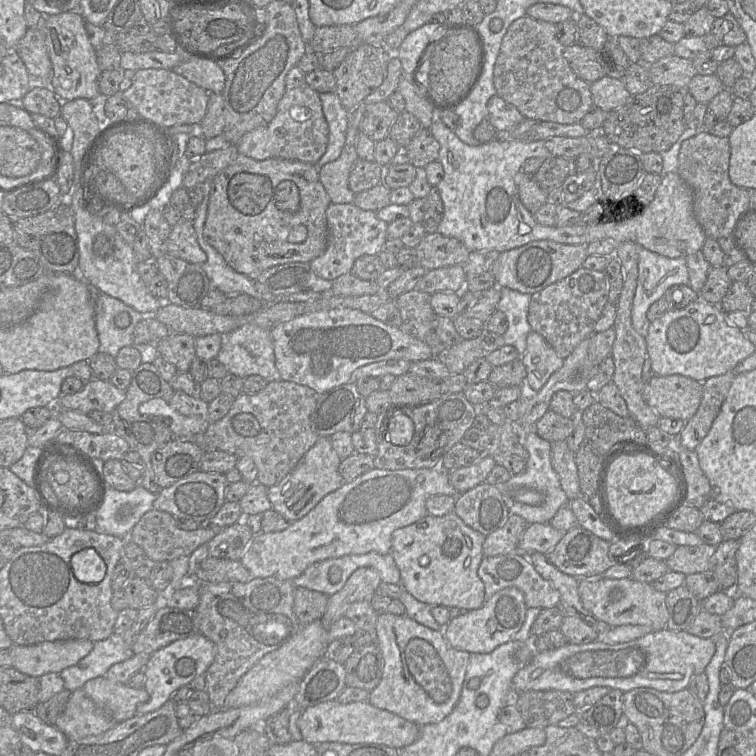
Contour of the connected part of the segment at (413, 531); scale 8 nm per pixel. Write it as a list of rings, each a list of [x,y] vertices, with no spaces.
[[[454,512],[444,516],[427,513],[420,521],[399,528],[392,536],[392,559],[400,571],[400,584],[420,602],[432,606],[475,610],[487,597],[477,574],[484,557],[485,535],[467,526]]]

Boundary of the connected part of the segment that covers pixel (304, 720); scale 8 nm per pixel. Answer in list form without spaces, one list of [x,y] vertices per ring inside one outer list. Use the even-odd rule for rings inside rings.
[[[337,699],[323,702],[314,706],[303,708],[297,716],[297,725],[301,732],[302,740],[314,745],[323,742],[338,742],[346,744],[380,744],[395,749],[411,745],[420,734],[420,726],[405,720],[394,713],[380,709],[369,701],[341,703]]]

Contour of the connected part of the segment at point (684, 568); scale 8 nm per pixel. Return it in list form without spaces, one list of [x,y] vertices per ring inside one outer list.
[[[707,544],[678,546],[666,560],[668,570],[684,575],[712,572],[716,547]]]

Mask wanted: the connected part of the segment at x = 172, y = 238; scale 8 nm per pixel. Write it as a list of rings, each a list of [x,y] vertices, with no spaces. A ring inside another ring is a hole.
[[[181,220],[171,228],[167,239],[167,253],[193,264],[203,264],[207,260],[201,249],[192,222]]]

